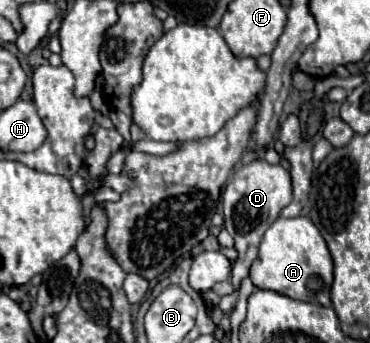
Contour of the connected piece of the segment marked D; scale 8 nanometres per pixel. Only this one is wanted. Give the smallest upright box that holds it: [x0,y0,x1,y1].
[218,160,292,314]

